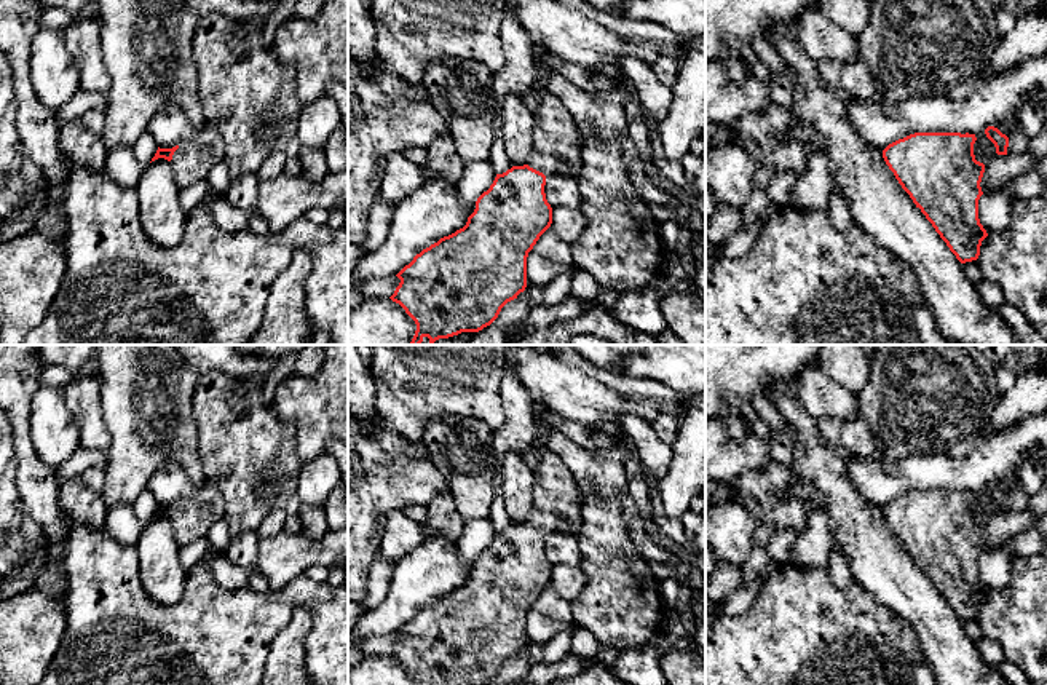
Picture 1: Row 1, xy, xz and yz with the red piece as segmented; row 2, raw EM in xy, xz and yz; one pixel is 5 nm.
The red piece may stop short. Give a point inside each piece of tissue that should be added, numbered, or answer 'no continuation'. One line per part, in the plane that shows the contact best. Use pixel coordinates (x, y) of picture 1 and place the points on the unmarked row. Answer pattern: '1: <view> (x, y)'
1: xz (556, 508)

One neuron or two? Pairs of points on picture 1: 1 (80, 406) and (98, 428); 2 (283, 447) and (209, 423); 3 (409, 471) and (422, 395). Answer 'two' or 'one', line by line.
1: one
2: one
3: two

